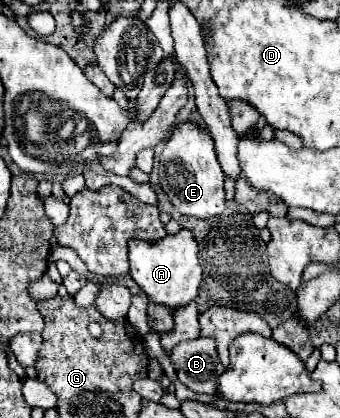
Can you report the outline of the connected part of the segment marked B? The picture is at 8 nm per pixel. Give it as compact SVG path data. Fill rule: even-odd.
M210 338L180 342L170 354L176 376L196 394L216 394L216 380L224 370Z

